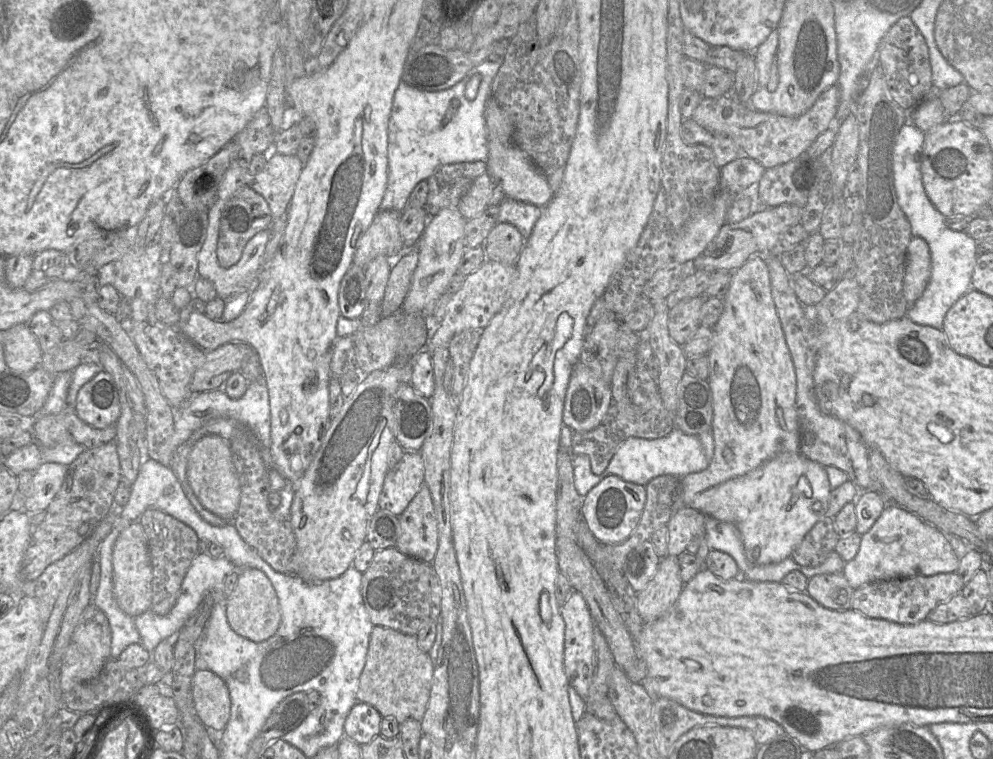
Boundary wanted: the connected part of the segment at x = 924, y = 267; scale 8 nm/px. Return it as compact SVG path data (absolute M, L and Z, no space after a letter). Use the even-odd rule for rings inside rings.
M912 237L906 252L903 292L909 307L923 294L931 276L931 256L927 242Z

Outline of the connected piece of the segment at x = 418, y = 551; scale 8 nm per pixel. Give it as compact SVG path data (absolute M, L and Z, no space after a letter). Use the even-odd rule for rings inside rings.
M422 485L398 517L401 534L395 547L409 557L431 564L438 549L438 526L427 485Z

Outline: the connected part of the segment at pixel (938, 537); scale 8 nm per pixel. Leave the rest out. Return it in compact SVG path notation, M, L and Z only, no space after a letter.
M887 504L871 529L861 536L857 555L845 563L842 573L855 590L875 581L956 572L959 564L945 533L903 508Z

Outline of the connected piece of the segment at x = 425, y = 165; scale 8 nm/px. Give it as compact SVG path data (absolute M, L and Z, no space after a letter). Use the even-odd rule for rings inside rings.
M504 58L496 62L485 60L475 66L460 82L441 91L422 91L400 82L394 94L388 126L388 181L380 205L380 211L402 212L413 188L427 180L440 166L453 163L486 162L488 158L487 126L485 108L491 94L492 83ZM474 76L480 76L476 97L469 100L465 96L466 85Z

